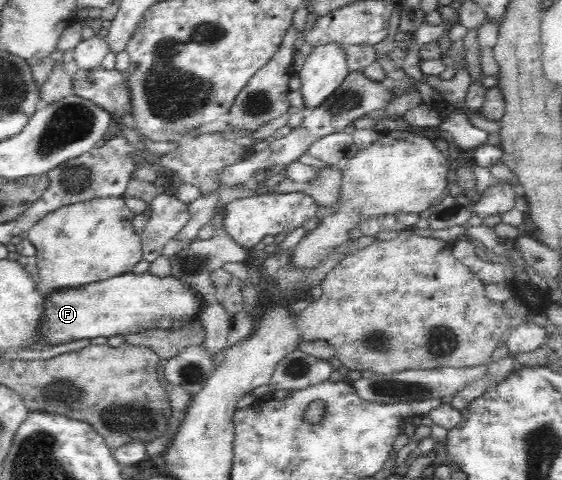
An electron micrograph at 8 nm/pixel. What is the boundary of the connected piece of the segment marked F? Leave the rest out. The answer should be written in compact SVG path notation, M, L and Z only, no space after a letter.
M128 272L117 277L109 277L104 281L85 285L77 289L67 289L61 292L49 293L45 302L45 313L41 319L42 341L47 346L75 341L77 339L93 339L93 337L127 337L143 331L179 331L193 321L200 321L201 313L205 309L205 298L193 290L193 287L181 282L175 277L157 277L151 273L135 274Z

